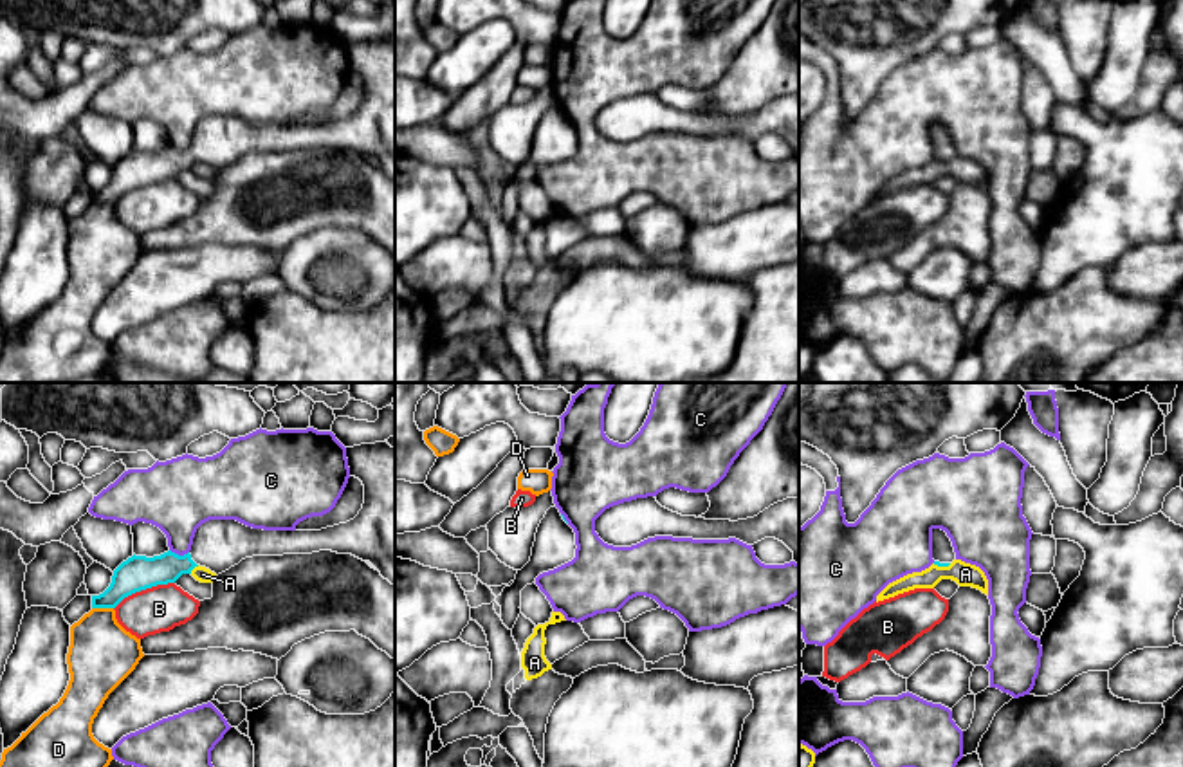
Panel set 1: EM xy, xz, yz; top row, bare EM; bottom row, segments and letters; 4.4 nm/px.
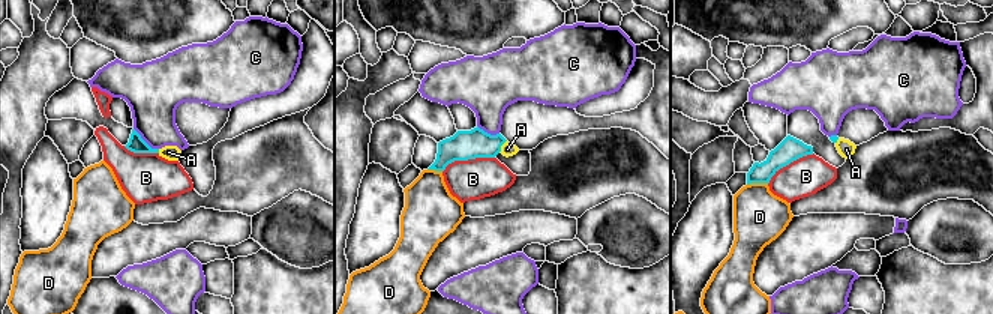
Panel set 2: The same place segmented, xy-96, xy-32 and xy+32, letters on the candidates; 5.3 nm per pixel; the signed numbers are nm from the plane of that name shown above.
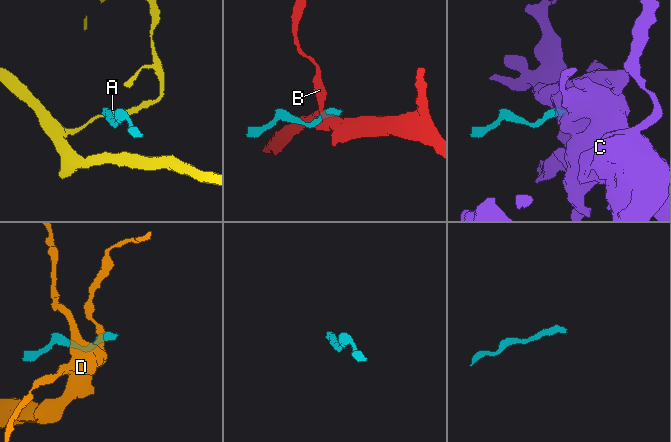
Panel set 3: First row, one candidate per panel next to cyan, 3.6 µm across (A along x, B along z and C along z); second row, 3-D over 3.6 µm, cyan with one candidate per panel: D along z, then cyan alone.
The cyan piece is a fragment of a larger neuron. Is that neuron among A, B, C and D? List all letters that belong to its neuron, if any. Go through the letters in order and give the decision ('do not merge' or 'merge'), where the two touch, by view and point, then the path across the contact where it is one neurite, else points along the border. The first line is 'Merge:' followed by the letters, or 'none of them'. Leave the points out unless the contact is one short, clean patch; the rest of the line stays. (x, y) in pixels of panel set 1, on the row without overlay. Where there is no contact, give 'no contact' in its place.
Merge: none of them
A: do not merge; meets cyan in xy at (193, 163); border along xy (199, 161), (190, 168)
B: do not merge; meets cyan in xy at (143, 184)
C: do not merge; meets cyan in xy at (177, 150); border along xy (170, 145), (179, 150), (188, 148)
D: do not merge; meets cyan in xy at (103, 203); border along xy (92, 203), (112, 204)

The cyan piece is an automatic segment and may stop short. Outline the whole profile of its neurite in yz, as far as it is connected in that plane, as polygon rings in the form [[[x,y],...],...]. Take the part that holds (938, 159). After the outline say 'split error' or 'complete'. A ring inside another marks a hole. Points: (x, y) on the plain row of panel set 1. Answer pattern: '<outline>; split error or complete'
[[[932,125],[932,155],[938,162],[949,162],[956,155],[952,137],[941,125]]]; split error

